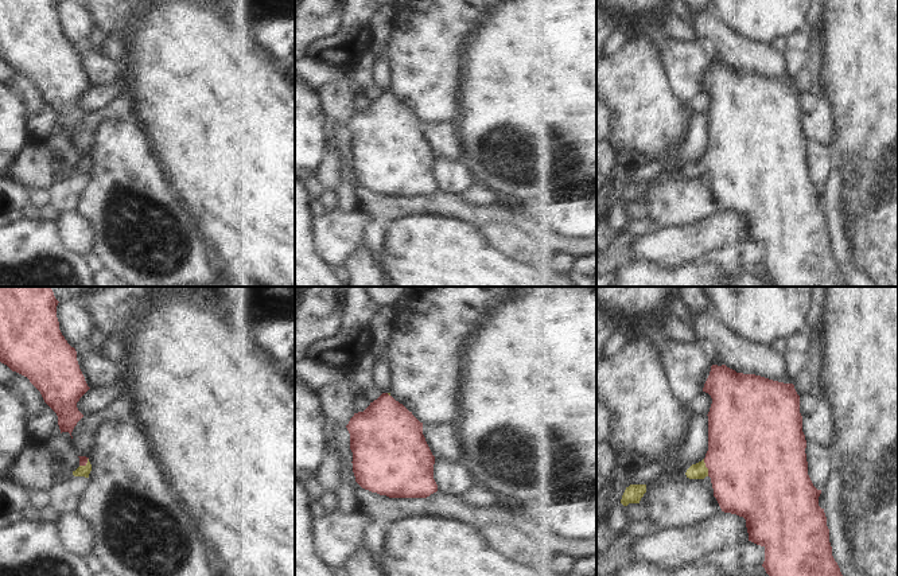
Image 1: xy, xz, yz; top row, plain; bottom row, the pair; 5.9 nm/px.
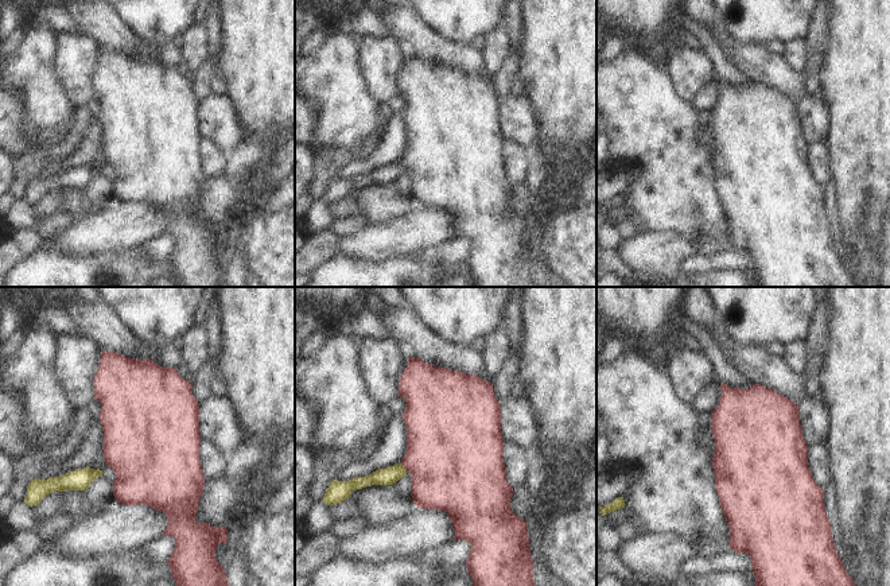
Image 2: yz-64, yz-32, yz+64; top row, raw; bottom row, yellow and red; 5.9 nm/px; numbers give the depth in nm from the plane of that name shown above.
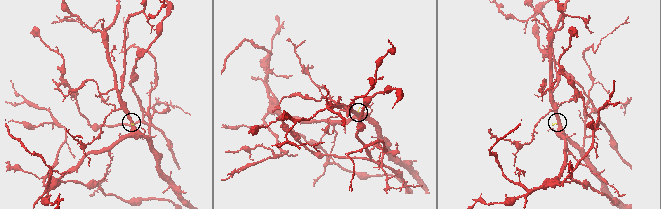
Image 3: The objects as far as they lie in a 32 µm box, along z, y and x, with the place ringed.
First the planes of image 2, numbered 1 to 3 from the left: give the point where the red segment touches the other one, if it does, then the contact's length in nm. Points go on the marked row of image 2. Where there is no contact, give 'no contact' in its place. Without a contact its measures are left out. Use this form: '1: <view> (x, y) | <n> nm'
1: no contact
2: yz-32 (404, 468) | 60 nm
3: no contact

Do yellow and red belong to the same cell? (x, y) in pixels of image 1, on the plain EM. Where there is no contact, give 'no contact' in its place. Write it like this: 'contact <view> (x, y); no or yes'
contact yz (706, 166); yes

